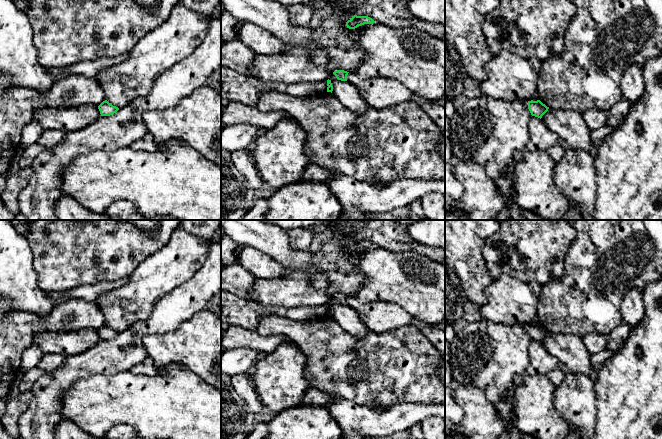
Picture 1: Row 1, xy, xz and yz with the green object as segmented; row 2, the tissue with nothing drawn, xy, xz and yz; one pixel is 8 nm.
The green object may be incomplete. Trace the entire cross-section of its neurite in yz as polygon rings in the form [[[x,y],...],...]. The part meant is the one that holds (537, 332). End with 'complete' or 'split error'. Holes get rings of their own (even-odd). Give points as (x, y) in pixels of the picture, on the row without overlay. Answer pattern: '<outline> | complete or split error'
[[[540,324],[528,325],[528,333],[532,340],[542,342],[542,340],[548,335],[549,331],[543,328]]] | complete

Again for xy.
[[[107,324],[103,325],[99,330],[98,333],[100,335],[101,340],[110,340],[114,337],[116,337],[119,332],[116,330],[113,330],[111,327],[109,327]]] | complete

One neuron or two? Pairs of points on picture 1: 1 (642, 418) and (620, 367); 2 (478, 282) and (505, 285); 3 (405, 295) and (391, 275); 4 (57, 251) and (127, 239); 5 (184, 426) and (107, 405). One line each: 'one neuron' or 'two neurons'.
1: one neuron
2: two neurons
3: one neuron
4: one neuron
5: one neuron

